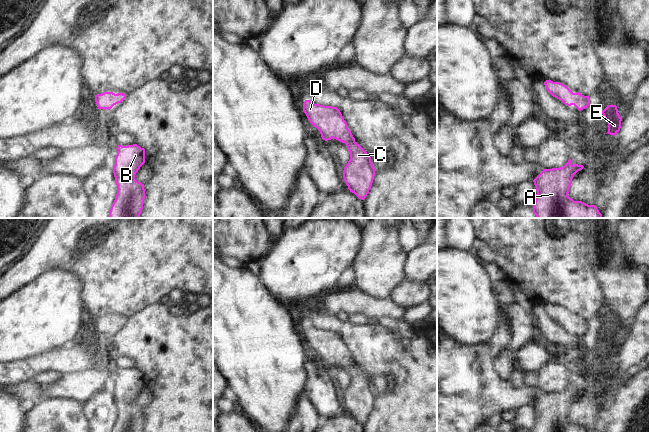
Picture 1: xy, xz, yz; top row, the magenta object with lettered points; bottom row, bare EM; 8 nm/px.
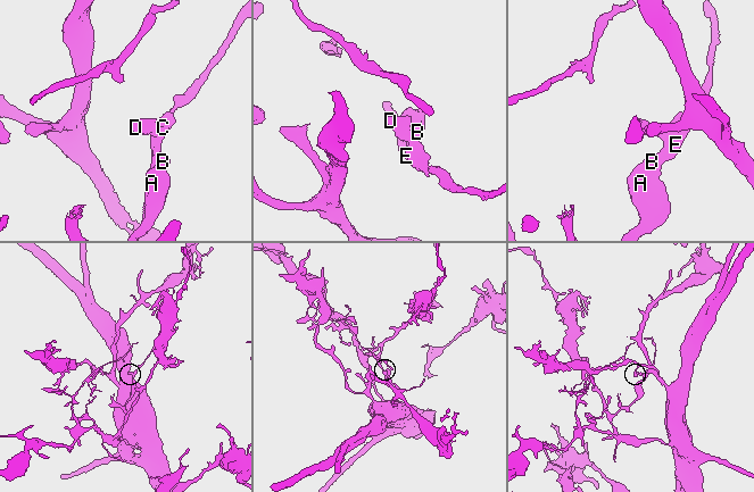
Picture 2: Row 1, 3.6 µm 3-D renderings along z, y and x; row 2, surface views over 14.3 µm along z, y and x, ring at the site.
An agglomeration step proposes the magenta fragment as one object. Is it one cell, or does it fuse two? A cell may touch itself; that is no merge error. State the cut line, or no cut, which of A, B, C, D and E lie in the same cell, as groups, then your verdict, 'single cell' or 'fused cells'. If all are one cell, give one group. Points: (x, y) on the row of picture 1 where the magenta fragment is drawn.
cut none; groups A B C D E; single cell

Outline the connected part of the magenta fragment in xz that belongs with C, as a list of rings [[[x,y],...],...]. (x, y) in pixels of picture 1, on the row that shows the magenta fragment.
[[[305,100],[303,111],[310,123],[320,131],[323,140],[333,138],[346,144],[350,160],[344,167],[343,178],[350,192],[364,200],[371,189],[376,170],[371,157],[355,142],[340,110]]]

